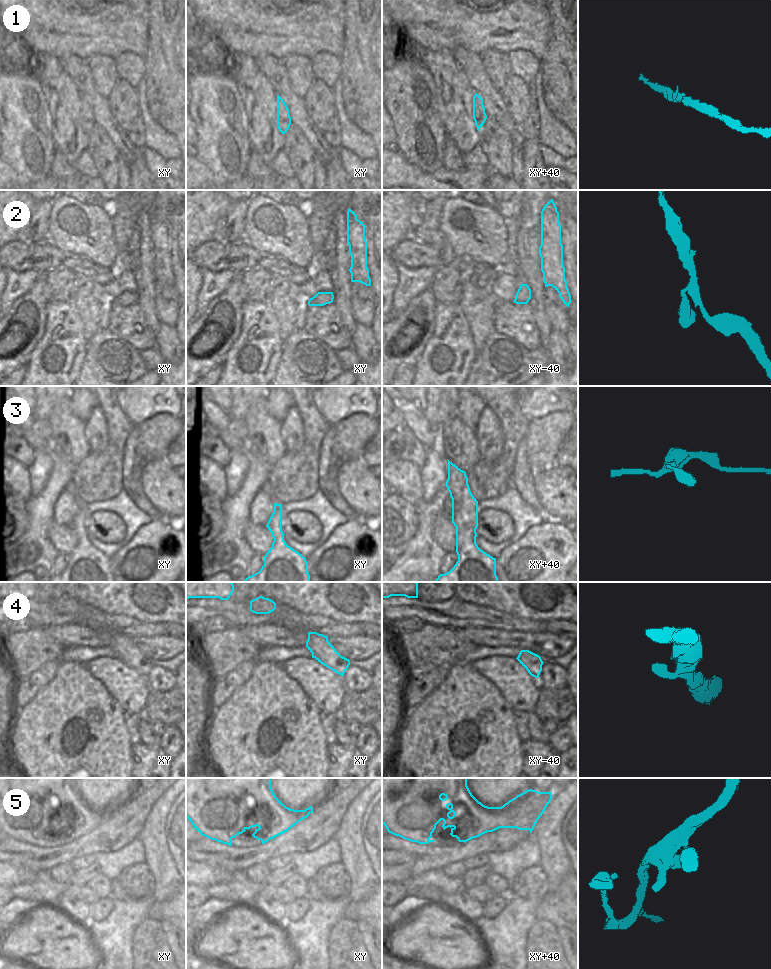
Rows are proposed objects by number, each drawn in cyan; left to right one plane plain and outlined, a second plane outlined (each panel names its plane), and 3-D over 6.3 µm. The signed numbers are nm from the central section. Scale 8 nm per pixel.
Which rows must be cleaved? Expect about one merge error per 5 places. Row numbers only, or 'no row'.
no row

